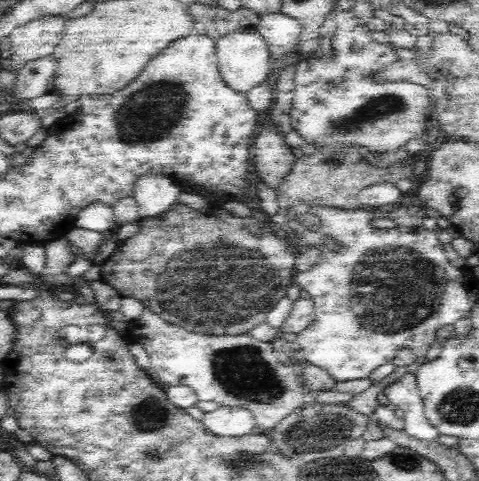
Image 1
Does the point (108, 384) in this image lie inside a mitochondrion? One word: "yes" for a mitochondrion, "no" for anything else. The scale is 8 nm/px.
no

